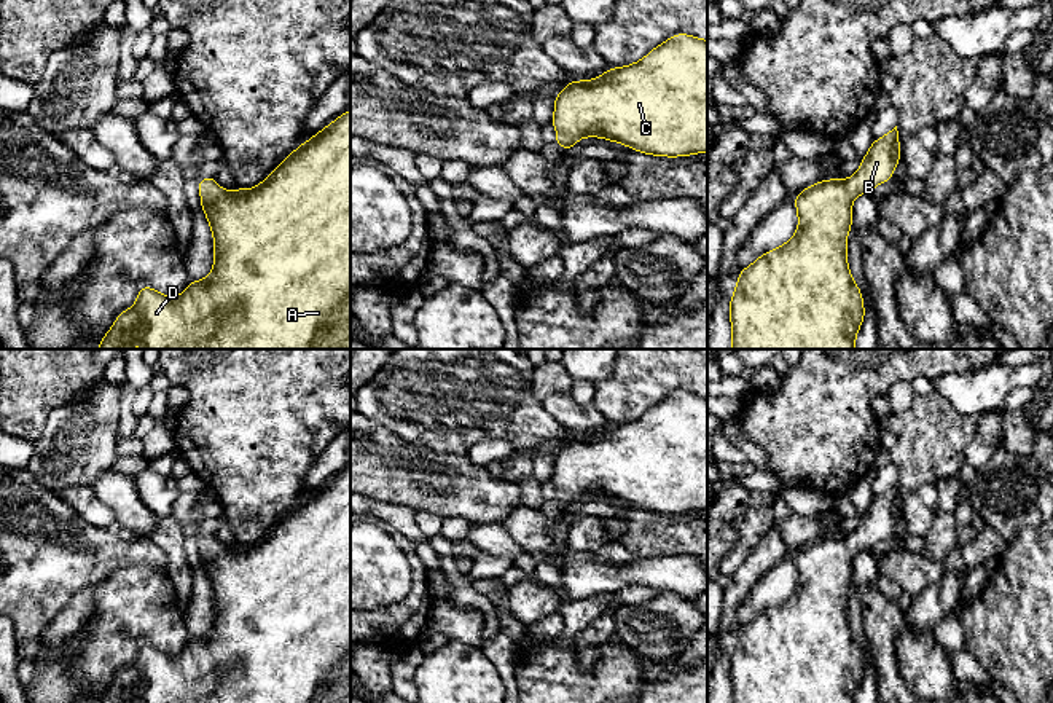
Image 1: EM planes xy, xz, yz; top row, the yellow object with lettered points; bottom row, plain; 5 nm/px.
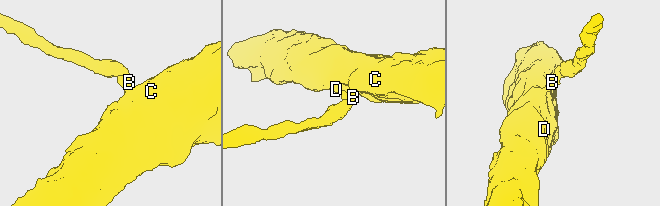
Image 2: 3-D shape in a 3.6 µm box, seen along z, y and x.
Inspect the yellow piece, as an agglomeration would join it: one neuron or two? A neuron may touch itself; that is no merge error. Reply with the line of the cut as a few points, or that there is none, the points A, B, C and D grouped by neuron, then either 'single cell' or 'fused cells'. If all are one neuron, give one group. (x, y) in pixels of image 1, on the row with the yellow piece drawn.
no cut | A B C D | single cell

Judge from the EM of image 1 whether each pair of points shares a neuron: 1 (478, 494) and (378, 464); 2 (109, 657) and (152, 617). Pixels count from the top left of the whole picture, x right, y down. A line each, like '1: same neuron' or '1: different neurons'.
1: same neuron
2: same neuron

